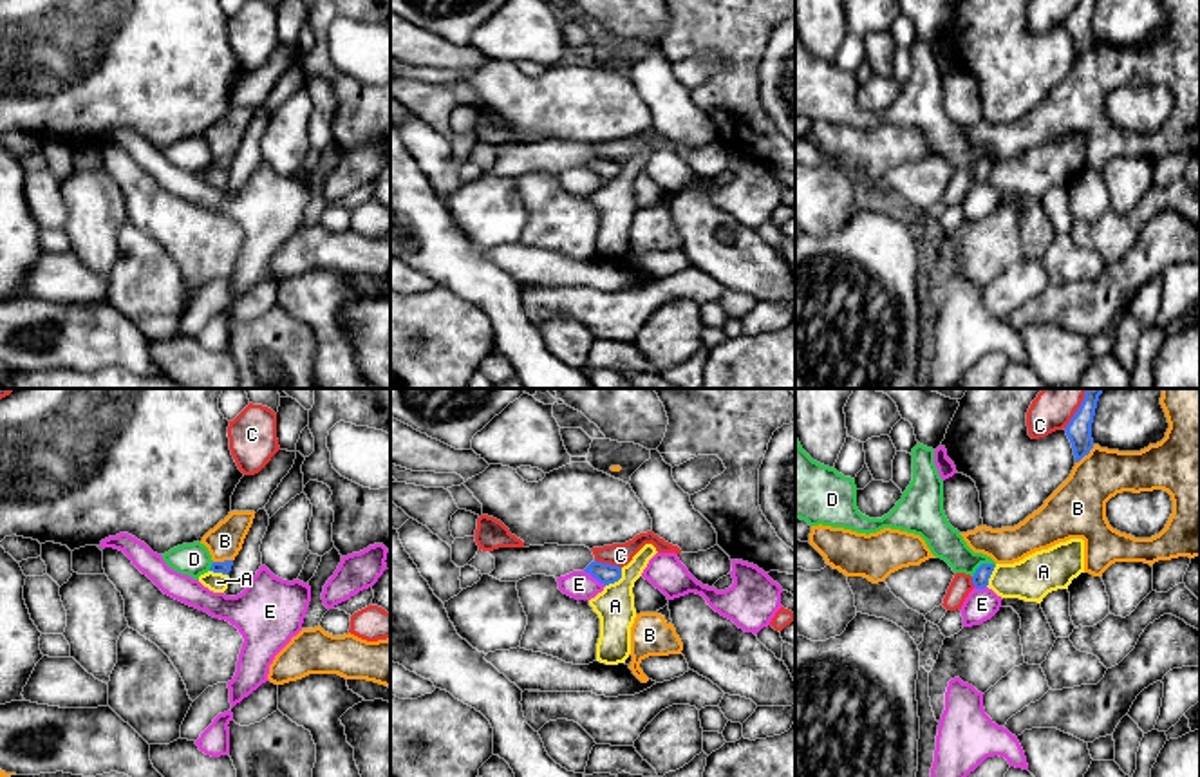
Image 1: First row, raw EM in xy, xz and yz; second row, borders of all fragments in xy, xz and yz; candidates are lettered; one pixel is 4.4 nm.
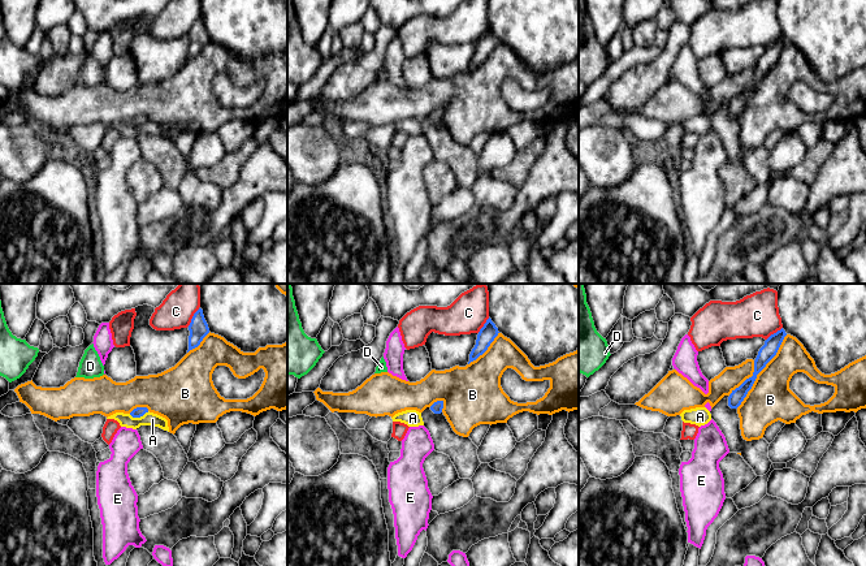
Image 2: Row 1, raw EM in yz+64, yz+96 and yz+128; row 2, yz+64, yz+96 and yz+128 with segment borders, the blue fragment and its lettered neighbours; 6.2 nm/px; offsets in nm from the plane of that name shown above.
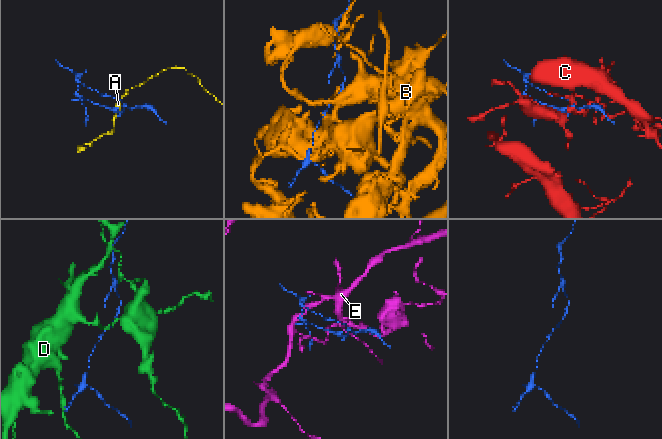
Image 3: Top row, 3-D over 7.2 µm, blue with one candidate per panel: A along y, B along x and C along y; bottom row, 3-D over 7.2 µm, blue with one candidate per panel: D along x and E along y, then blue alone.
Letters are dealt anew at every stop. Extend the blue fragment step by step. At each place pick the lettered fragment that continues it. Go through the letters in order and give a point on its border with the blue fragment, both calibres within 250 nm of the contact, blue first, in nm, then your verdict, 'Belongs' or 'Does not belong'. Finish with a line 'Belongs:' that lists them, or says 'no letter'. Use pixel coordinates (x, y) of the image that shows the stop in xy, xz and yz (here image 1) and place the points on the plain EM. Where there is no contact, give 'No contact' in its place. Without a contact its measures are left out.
A: Touches blue at xz (617, 176). Thickness 90 nm (blue) against 180 nm. Does not belong
B: Touches blue at yz (1085, 49). Thickness 110 nm (blue) against 260 nm. Does not belong
C: Touches blue at xz (608, 159). Thickness 90 nm (blue) against 100 nm. Does not belong
D: Touches blue at yz (982, 159). Thickness 70 nm (blue) against 150 nm. Does not belong
E: Touches blue at xz (595, 172). Thickness 90 nm (blue) against 130 nm. Does not belong
Belongs: no letter

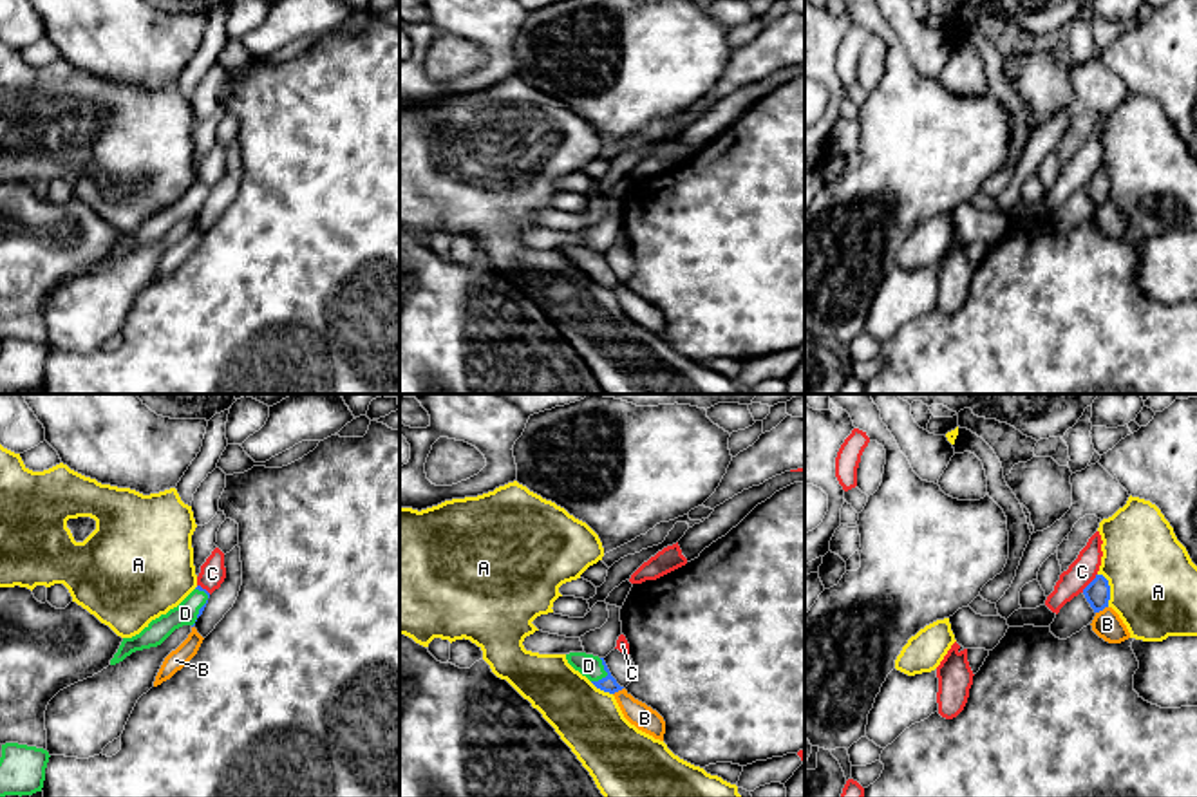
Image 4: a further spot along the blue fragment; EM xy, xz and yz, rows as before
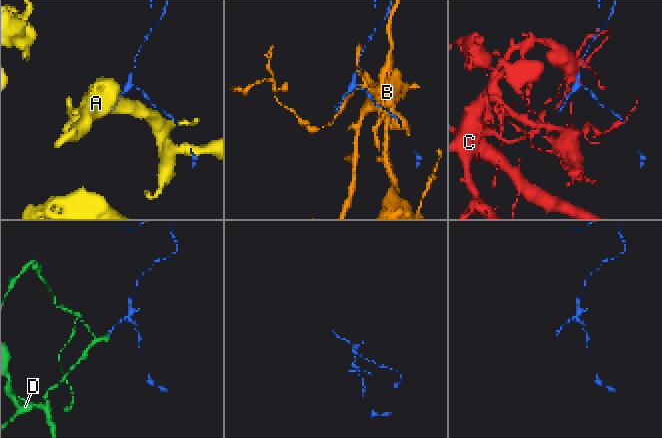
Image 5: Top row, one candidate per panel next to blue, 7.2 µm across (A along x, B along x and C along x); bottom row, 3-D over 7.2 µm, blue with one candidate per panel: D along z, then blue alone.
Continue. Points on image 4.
A: Touches blue at yz (1109, 185). Thickness 110 nm (blue) against 380 nm. Does not belong
B: Touches blue at yz (1102, 205). Thickness 110 nm (blue) against 130 nm. Does not belong
C: Touches blue at yz (1091, 178). Thickness 110 nm (blue) against 120 nm. Does not belong
D: Touches blue at xz (608, 270). Thickness 70 nm (blue) against 100 nm. Belongs
Belongs: D

